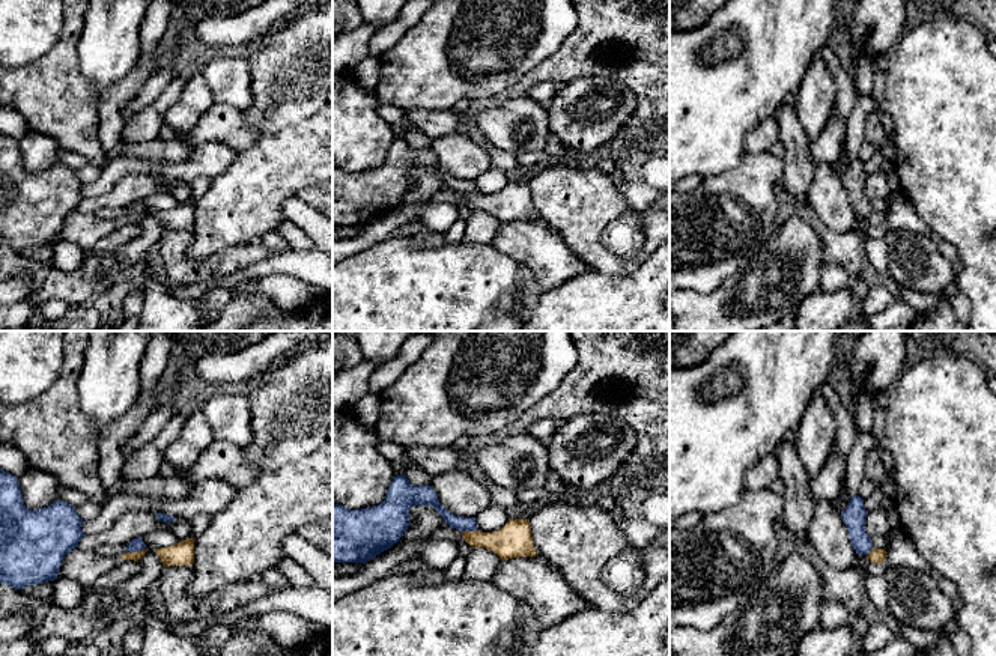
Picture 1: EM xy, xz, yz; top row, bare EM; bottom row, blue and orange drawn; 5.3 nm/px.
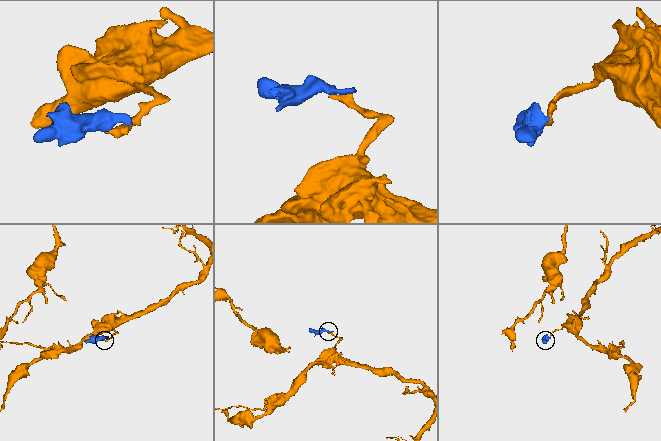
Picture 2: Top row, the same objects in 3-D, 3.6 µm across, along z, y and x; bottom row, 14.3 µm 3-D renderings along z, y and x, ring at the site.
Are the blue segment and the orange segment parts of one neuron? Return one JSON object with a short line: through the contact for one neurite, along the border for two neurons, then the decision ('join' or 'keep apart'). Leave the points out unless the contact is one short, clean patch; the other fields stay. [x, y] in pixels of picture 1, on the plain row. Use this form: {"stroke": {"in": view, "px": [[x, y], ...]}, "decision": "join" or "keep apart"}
{"stroke": {"in": "xy", "px": [[146, 211], [127, 215]]}, "decision": "keep apart"}

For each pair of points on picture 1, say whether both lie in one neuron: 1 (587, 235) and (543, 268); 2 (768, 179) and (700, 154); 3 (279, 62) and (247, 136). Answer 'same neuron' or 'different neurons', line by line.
1: different neurons
2: different neurons
3: different neurons

